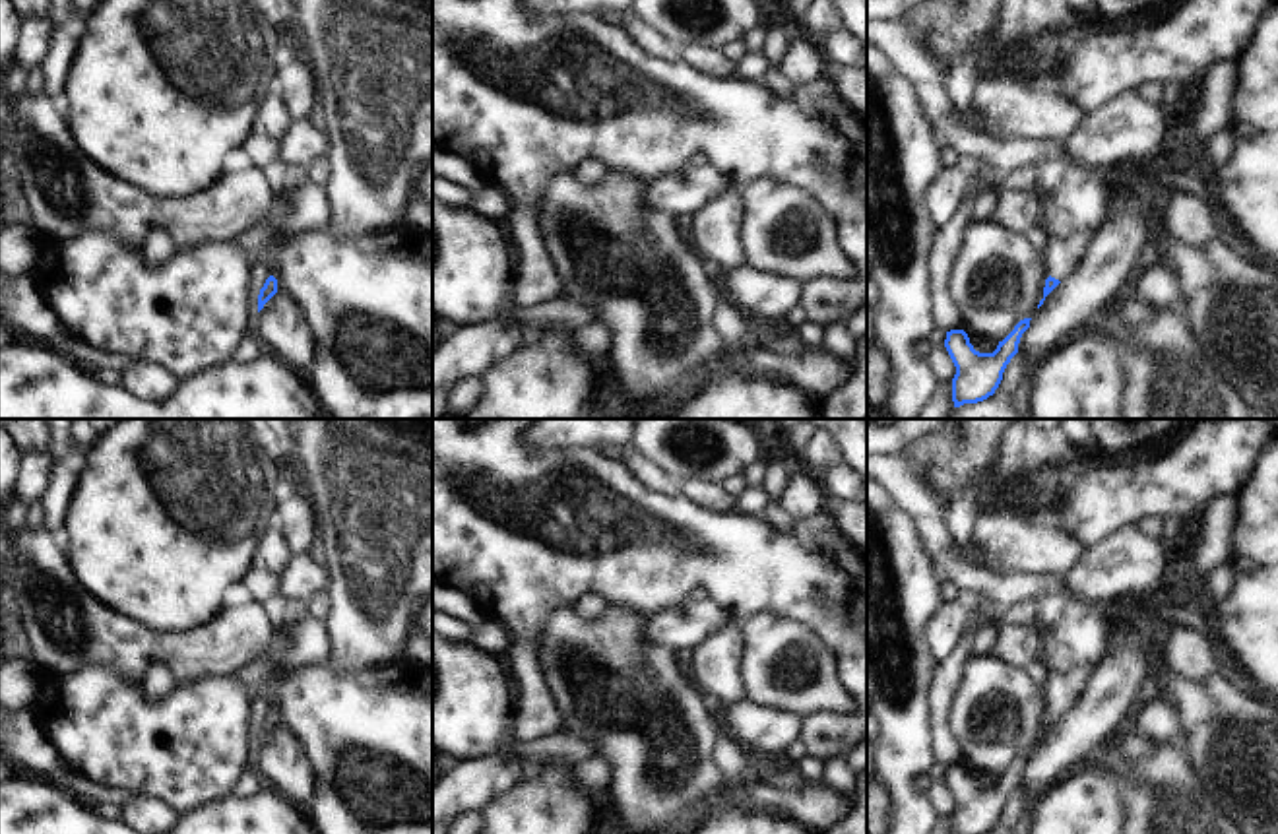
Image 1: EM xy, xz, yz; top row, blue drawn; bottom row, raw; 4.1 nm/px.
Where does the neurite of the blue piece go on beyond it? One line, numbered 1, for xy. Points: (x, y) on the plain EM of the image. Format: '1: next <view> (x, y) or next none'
1: next none

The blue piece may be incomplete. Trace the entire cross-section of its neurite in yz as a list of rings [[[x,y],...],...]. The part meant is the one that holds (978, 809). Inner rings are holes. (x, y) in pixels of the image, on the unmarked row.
[[[1020,754],[993,787],[975,786],[964,764],[946,766],[944,782],[956,801],[952,834],[987,834],[995,828],[1030,754]]]

